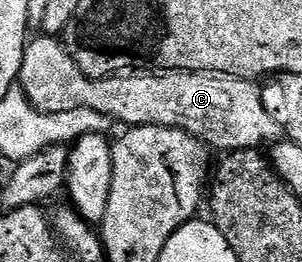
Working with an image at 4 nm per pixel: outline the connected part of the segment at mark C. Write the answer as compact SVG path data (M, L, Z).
M37 35L36 41L24 49L20 67L19 87L23 88L31 102L40 112L65 112L66 110L98 110L112 117L124 126L137 124L157 124L167 128L183 128L184 131L200 137L213 149L221 148L224 154L256 150L265 144L271 145L282 136L280 123L268 112L262 100L259 83L243 80L237 76L227 76L225 72L183 72L182 70L136 70L131 74L117 74L96 79L88 76L74 62L57 37Z

